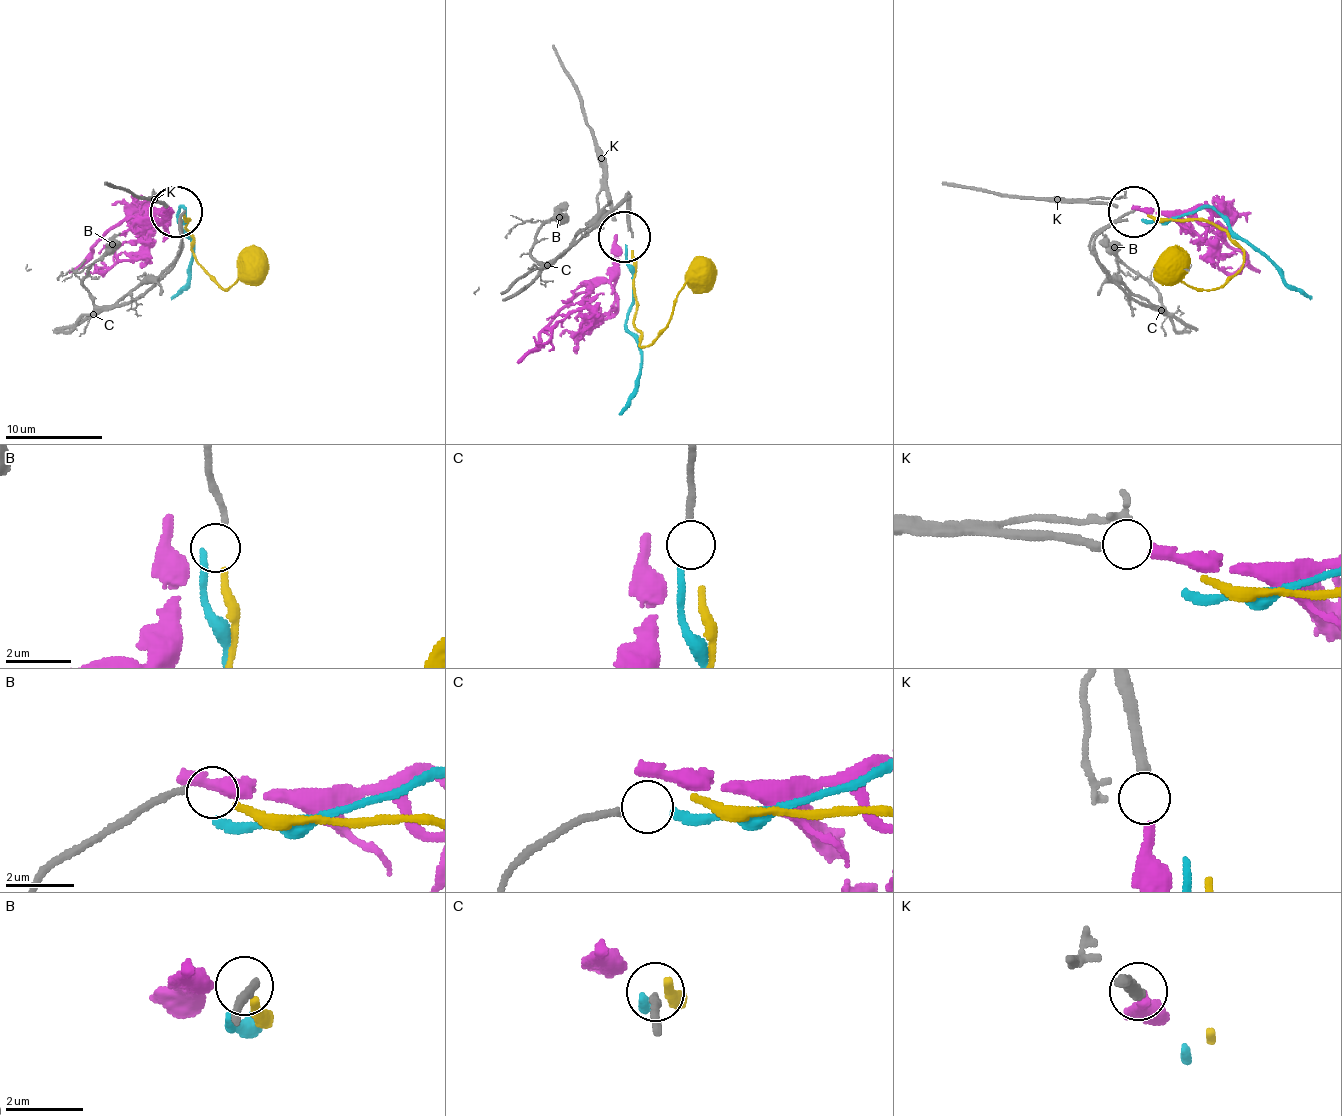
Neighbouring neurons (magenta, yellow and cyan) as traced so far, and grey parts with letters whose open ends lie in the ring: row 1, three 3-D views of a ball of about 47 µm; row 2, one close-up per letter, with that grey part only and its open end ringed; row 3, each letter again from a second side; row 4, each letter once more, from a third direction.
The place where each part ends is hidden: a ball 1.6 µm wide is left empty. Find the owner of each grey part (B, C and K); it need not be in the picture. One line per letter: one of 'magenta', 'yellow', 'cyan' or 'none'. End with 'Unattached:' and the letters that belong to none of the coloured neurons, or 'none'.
B: yellow
C: cyan
K: magenta
Unattached: none

